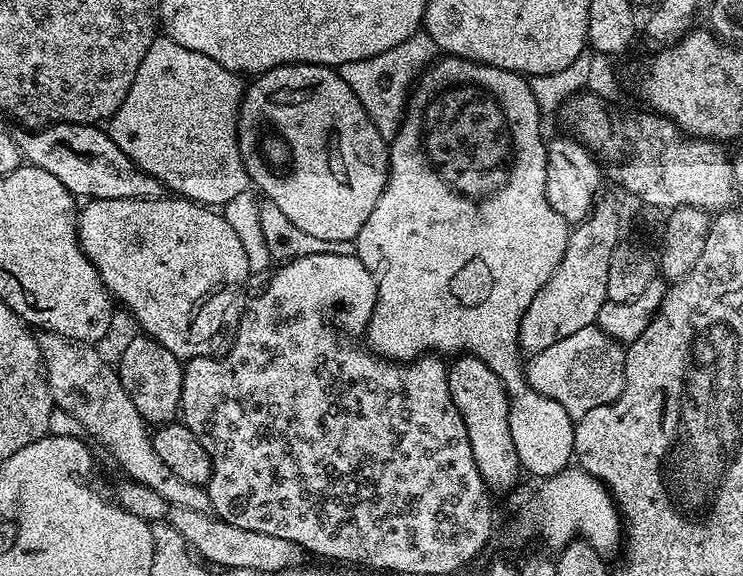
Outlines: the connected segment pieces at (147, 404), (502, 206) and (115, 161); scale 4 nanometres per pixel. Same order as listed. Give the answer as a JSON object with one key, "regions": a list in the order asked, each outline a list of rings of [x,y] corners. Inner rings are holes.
{"regions":[[[[143,334],[136,337],[120,352],[119,380],[134,402],[138,412],[149,425],[173,423],[180,411],[184,364],[166,346]]],[[[445,55],[428,65],[420,73],[408,98],[408,107],[396,136],[390,141],[388,149],[388,181],[378,198],[378,206],[370,210],[370,218],[366,218],[366,226],[356,235],[354,255],[361,260],[376,278],[376,305],[374,314],[368,323],[366,333],[367,347],[377,356],[386,360],[407,362],[416,360],[425,354],[467,354],[477,356],[503,382],[509,397],[516,398],[519,392],[528,395],[528,440],[517,438],[514,450],[518,450],[518,462],[525,473],[539,478],[547,478],[558,474],[563,468],[569,467],[574,460],[574,417],[566,411],[560,416],[552,416],[554,405],[550,398],[538,394],[538,390],[528,387],[526,364],[522,359],[518,330],[522,322],[522,314],[526,314],[526,306],[546,286],[550,274],[558,270],[558,262],[562,262],[562,254],[566,254],[566,242],[570,226],[550,206],[546,198],[546,162],[548,161],[548,146],[546,136],[540,133],[540,112],[542,105],[536,101],[532,93],[531,83],[519,72],[502,70],[498,66],[481,64],[478,60],[464,60],[461,56]]],[[[50,124],[46,128],[20,130],[15,133],[20,155],[27,163],[54,174],[66,190],[88,200],[158,200],[165,195],[164,185],[142,170],[112,141],[103,127],[94,124]]]]}

